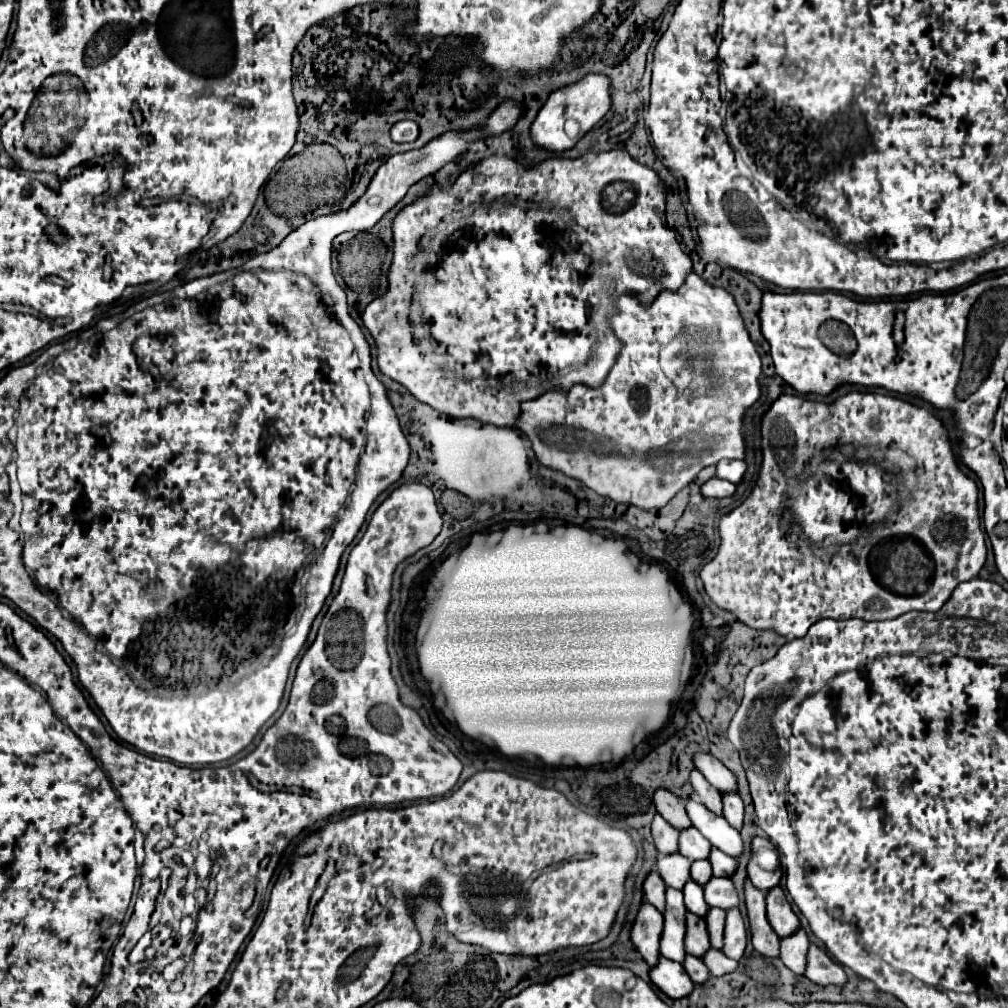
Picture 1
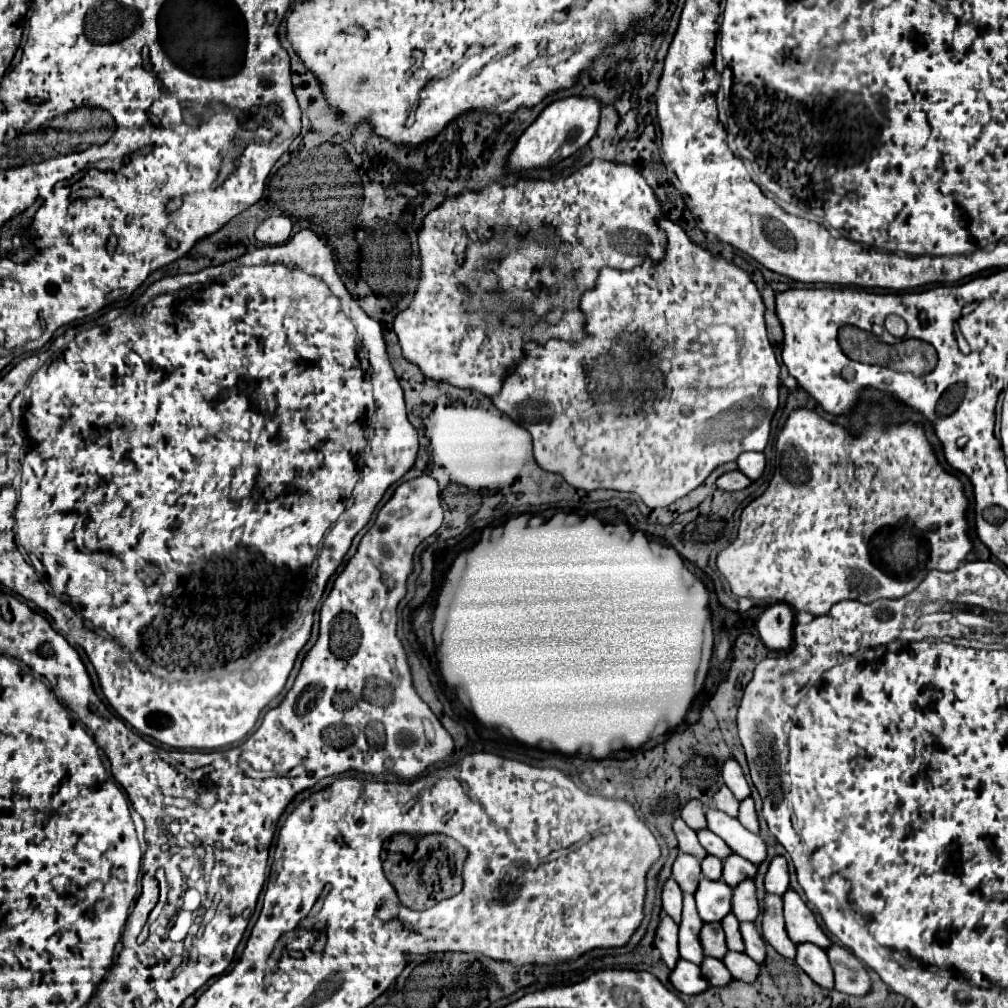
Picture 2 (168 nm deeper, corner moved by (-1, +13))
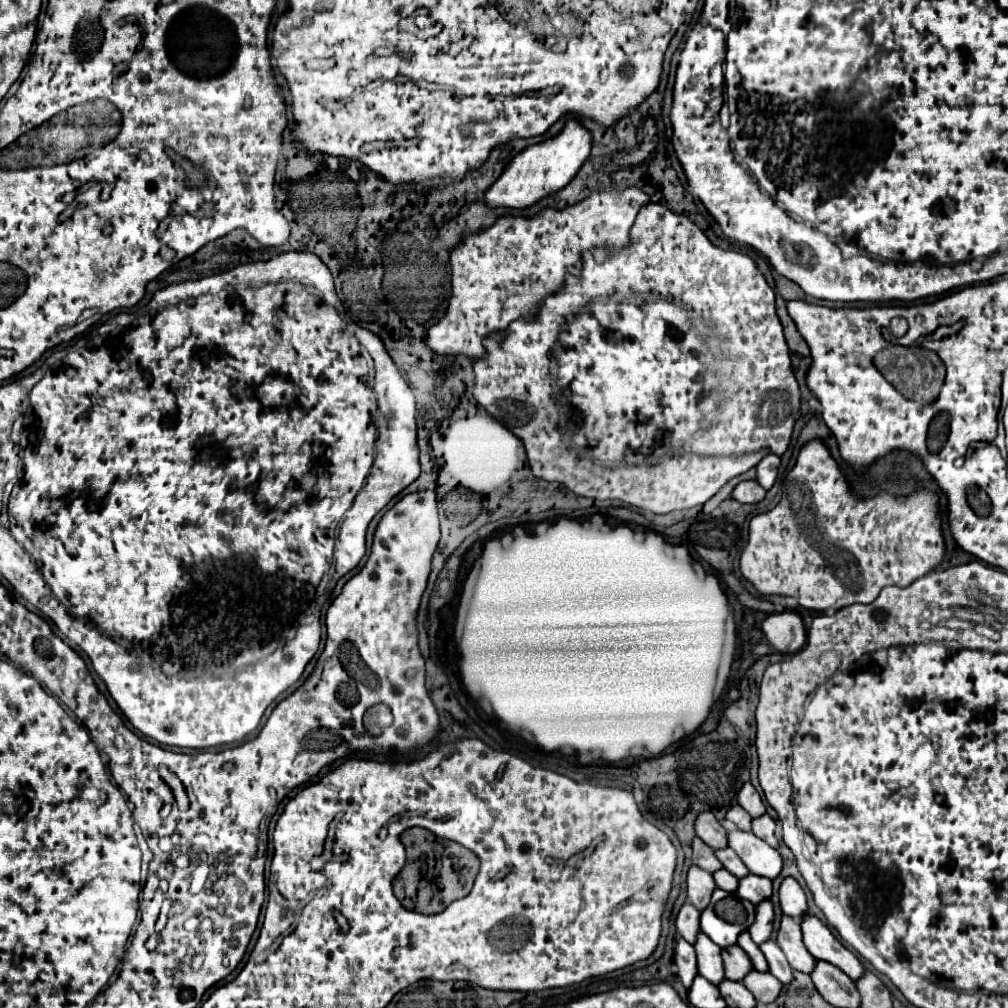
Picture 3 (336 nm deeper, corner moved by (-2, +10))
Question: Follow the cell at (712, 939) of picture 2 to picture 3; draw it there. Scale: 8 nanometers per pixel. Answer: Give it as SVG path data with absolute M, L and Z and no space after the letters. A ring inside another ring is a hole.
M739 946L729 948L729 952L723 950L723 960L725 960L725 976L727 976L727 980L741 982L753 970L753 964L751 964L749 956Z

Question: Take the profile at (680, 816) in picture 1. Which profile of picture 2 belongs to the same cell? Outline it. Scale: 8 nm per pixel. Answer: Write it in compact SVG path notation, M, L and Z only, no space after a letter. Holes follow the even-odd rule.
M690 799L690 801L682 807L680 817L682 817L684 823L686 823L688 827L692 827L694 831L706 827L706 821L704 821L704 805L702 805L698 799Z

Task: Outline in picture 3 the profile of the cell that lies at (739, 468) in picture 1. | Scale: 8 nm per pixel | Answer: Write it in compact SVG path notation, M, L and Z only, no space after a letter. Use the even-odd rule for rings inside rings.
M767 454L759 464L757 464L757 482L769 490L777 478L777 470L779 470L781 458L775 454Z

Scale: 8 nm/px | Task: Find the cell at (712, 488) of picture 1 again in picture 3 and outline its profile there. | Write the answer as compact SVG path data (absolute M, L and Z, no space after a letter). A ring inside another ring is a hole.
M747 480L737 484L737 488L733 490L733 498L741 504L757 504L765 498L765 488L761 488L757 480Z

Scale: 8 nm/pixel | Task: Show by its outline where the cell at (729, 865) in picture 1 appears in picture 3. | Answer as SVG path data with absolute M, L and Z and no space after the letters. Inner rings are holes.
M749 874L745 876L745 880L739 880L737 896L749 900L751 904L761 904L763 900L769 900L771 894L773 894L773 882L769 878Z

